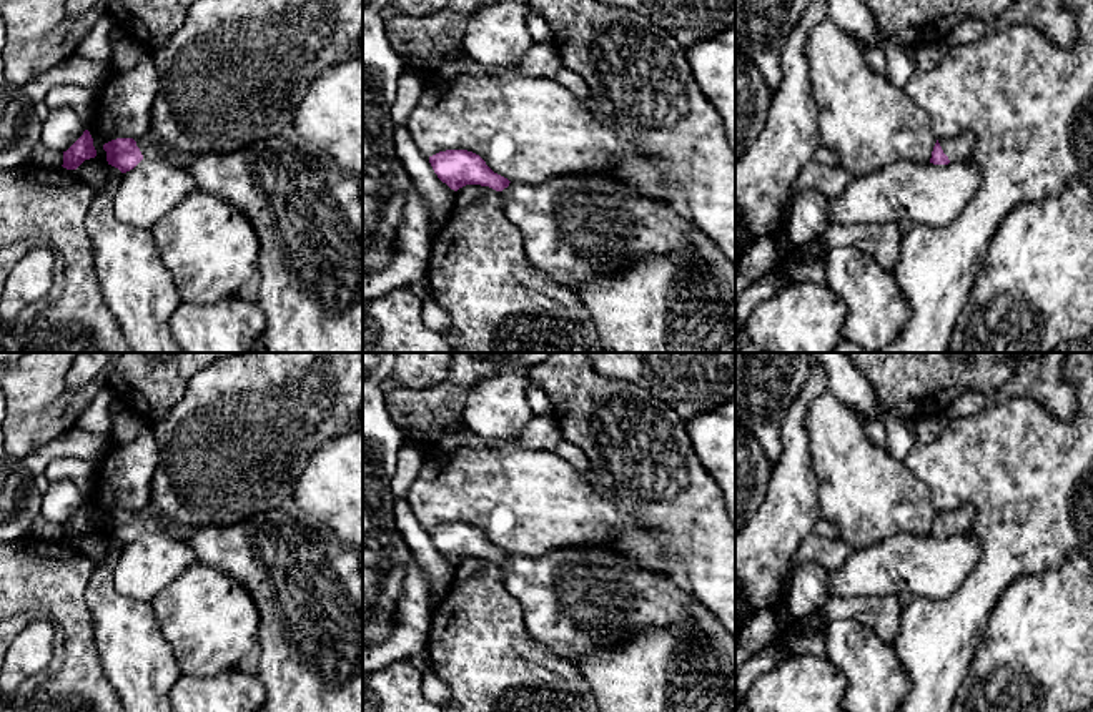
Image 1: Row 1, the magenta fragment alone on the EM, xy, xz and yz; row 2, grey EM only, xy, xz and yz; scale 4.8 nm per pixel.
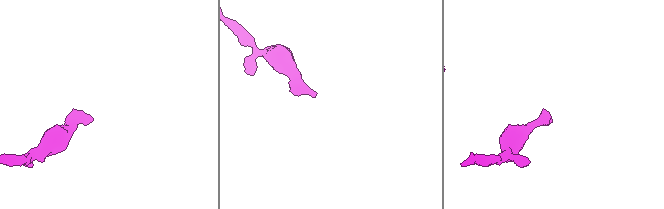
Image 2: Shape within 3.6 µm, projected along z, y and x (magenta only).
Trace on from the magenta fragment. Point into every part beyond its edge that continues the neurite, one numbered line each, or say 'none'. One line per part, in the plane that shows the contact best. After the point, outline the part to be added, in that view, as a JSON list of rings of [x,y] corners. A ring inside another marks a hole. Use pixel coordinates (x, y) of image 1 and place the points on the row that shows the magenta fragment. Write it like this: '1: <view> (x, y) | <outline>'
1: yz (957, 148) | [[[963,133],[960,136],[940,138],[938,143],[950,161],[963,161],[973,151],[975,135]]]

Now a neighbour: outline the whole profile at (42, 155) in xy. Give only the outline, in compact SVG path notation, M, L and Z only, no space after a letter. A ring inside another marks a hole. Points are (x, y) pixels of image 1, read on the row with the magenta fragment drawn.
M40 141L33 150L30 161L45 168L62 168L63 151L52 150Z

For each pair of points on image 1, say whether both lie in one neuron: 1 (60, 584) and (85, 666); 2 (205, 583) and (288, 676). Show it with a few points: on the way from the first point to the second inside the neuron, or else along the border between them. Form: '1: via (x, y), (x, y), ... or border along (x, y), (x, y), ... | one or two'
1: via (65, 604), (75, 621), (80, 646) | one
2: border along (253, 603), (258, 613), (258, 642) | two

